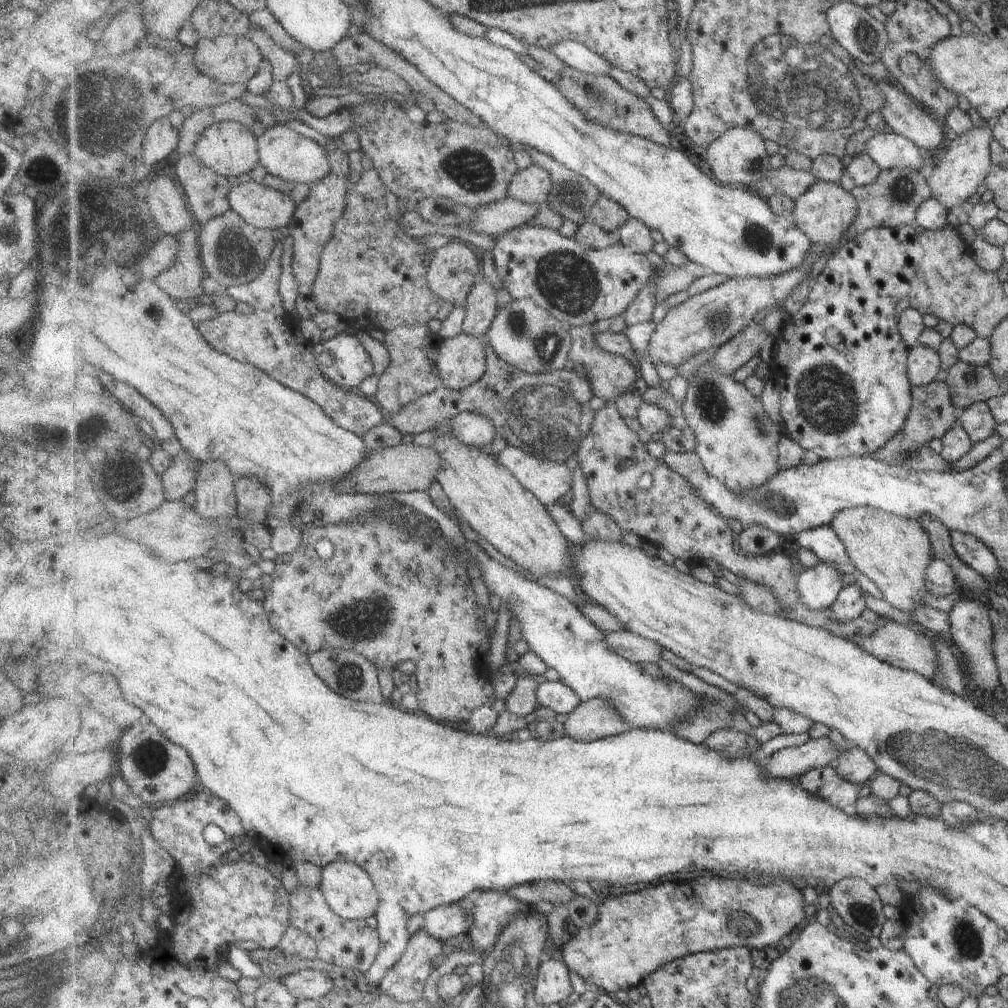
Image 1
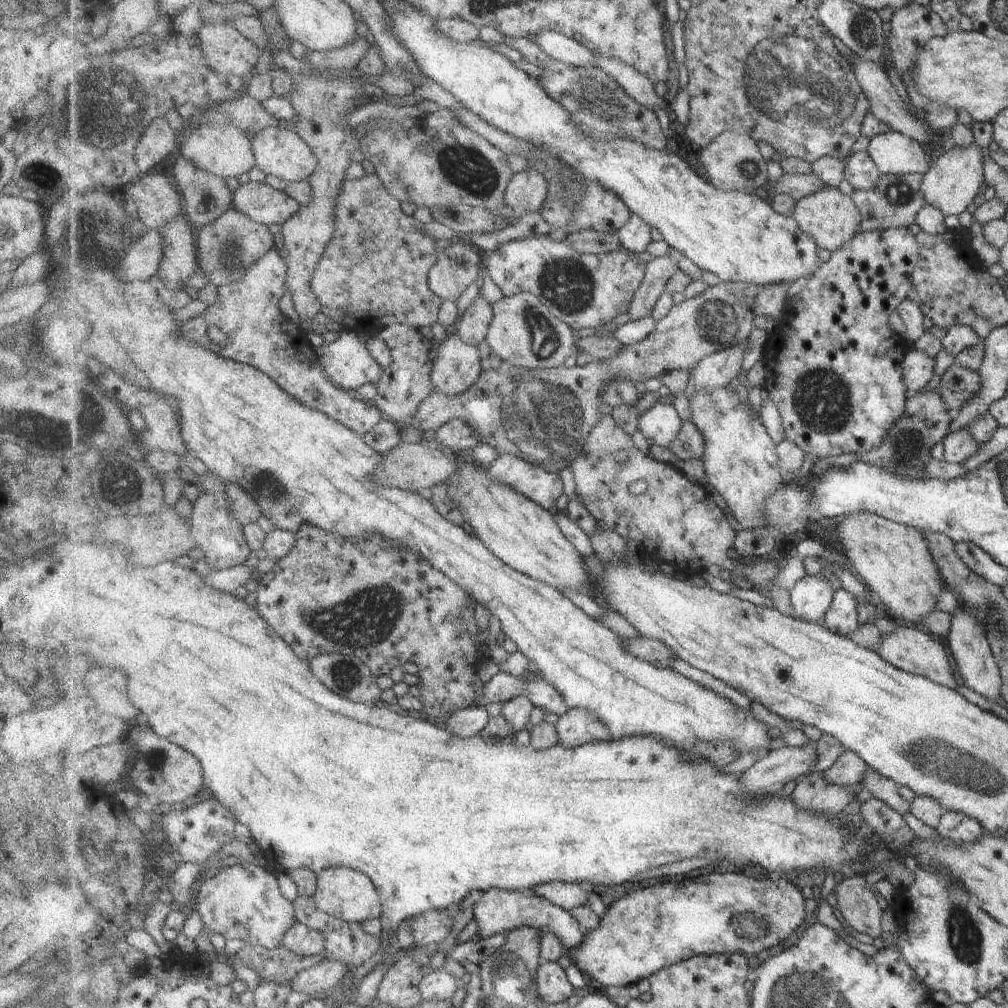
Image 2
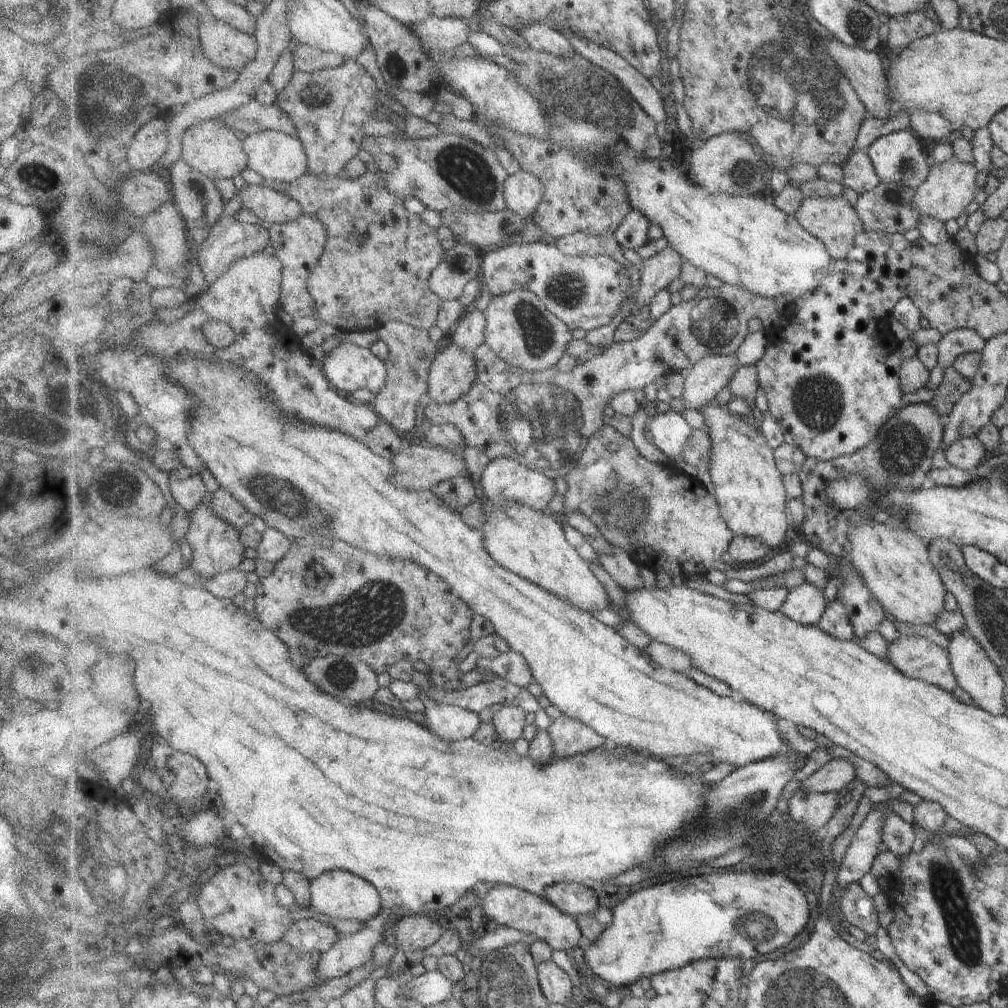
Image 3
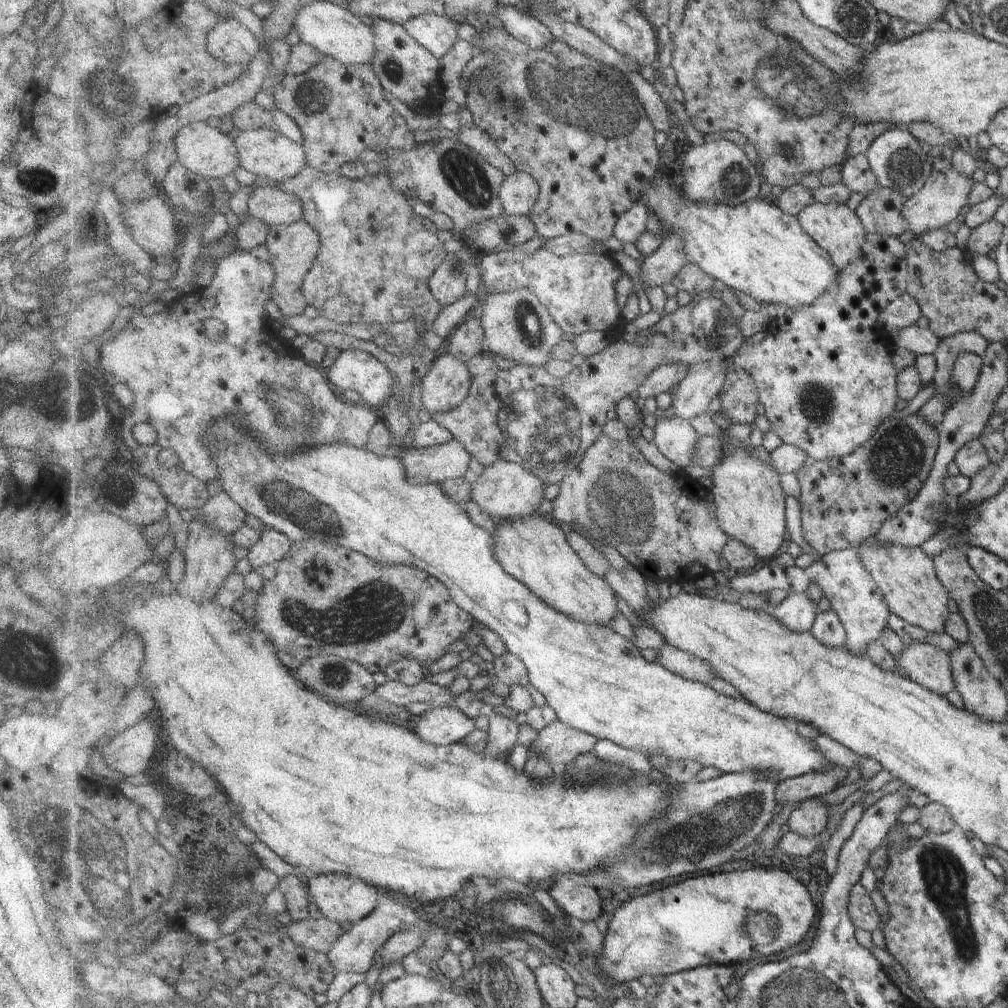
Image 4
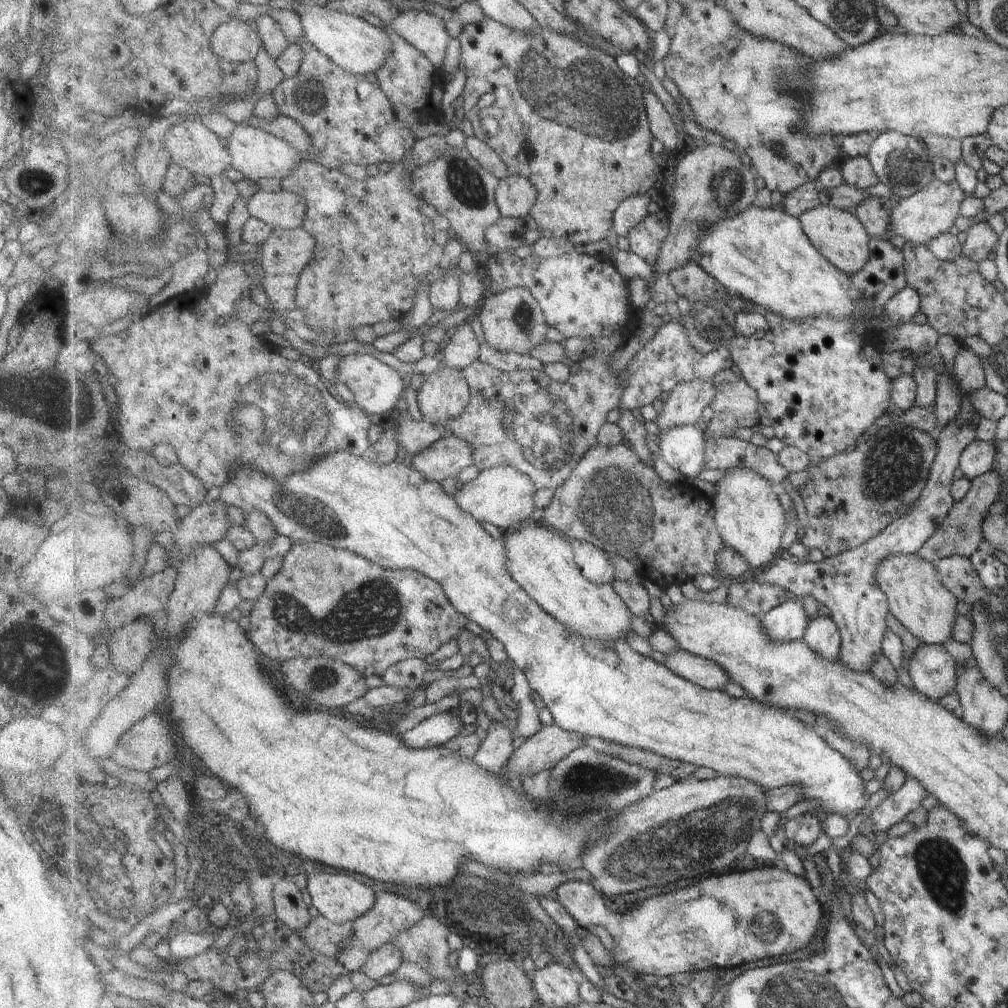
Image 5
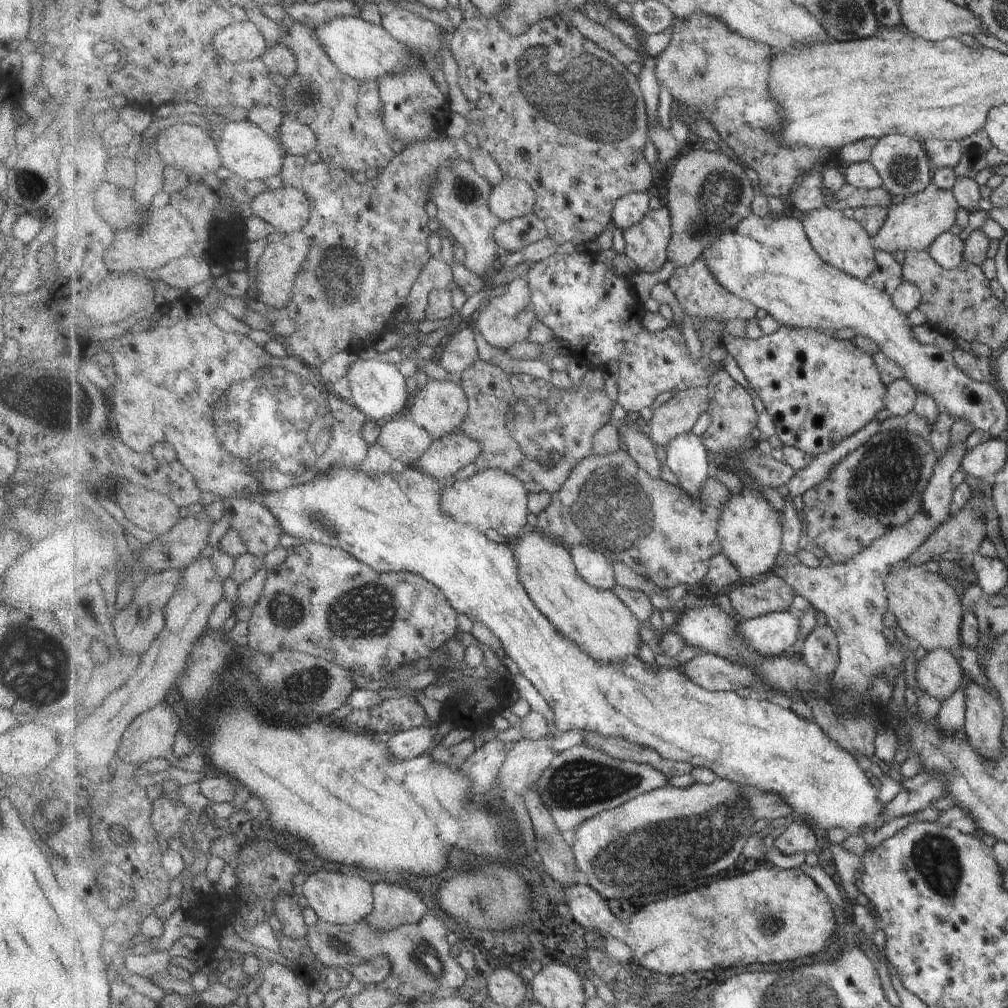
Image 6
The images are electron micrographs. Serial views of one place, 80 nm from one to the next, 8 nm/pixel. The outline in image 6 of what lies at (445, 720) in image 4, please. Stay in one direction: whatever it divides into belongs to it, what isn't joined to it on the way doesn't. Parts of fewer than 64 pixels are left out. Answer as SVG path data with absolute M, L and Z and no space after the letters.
M438 724L412 728L388 740L388 750L396 760L412 760L432 748L435 749L436 736L438 736Z

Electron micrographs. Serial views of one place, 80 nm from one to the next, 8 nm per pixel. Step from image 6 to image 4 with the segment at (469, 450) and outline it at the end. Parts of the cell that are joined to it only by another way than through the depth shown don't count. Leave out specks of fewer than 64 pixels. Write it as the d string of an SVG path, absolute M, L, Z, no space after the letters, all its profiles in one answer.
M458 438L448 444L420 448L408 445L400 456L413 484L438 483L466 476L472 453Z

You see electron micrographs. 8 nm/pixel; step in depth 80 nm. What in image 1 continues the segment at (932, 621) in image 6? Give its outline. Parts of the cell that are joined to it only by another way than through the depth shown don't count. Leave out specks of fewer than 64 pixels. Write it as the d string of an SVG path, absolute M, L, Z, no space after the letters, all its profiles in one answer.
M860 506L860 508L840 512L831 526L844 542L856 567L876 585L882 593L882 599L886 600L892 608L898 608L900 612L910 615L911 612L916 612L916 608L926 606L924 602L926 594L928 595L926 569L933 559L933 552L928 534L924 532L923 526L917 520L894 516L872 506Z

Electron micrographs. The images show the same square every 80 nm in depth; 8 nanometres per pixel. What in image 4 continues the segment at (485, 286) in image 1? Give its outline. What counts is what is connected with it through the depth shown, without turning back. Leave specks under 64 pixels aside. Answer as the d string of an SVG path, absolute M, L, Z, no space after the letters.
M470 316L460 323L449 341L448 352L468 363L475 356L485 351L487 331L483 322Z

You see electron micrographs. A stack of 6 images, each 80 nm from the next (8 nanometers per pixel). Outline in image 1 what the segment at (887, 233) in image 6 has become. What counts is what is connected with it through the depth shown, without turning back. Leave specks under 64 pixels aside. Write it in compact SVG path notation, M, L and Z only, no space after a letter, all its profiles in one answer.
M972 126L962 136L950 136L946 142L946 154L940 164L930 168L926 174L926 184L932 192L932 198L938 200L947 212L958 212L960 206L974 196L977 188L987 179L990 168L990 142L992 140L991 126Z

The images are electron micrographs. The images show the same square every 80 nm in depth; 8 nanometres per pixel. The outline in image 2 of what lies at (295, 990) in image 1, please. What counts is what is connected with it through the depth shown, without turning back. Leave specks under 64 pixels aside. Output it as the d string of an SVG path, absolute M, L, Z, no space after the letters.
M325 957L324 964L314 964L311 969L306 969L300 976L296 976L292 980L294 982L292 989L310 995L324 992L343 982L350 970L352 970L350 966Z

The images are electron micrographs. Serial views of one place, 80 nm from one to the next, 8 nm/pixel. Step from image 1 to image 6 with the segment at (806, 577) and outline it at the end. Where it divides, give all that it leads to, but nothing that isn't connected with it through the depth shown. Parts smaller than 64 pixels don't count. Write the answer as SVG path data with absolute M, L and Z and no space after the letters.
M794 610L776 612L756 619L744 619L740 630L760 656L784 656L793 652L793 647L802 636L800 613Z

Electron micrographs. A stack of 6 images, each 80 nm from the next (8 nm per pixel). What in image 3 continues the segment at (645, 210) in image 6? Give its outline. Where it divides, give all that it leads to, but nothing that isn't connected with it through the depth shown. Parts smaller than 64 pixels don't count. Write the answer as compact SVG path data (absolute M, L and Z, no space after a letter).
M634 209L628 219L624 220L624 224L620 226L615 238L621 246L627 249L640 250L642 246L651 242L650 228L652 228L652 223L648 216L642 210Z

